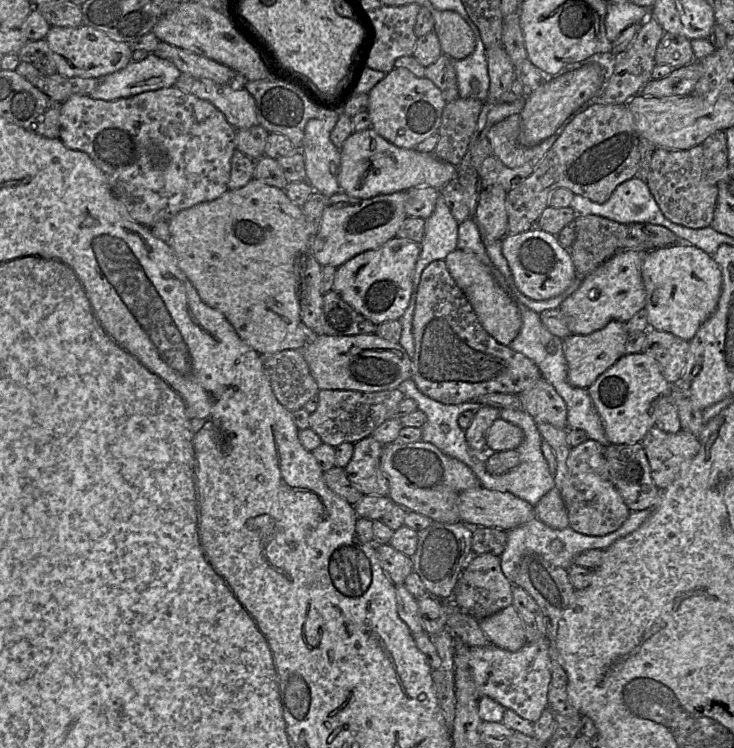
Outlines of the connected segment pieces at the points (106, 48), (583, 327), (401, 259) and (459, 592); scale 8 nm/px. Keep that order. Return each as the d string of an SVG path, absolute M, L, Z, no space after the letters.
M83 24L78 27L51 26L45 40L49 46L47 55L55 62L58 73L65 77L100 78L123 69L132 61L129 43Z
M621 250L594 271L581 277L580 286L559 306L572 335L589 335L604 328L610 321L627 323L636 313L645 309L646 291L641 267L647 252Z
M393 237L382 246L359 253L337 267L333 289L351 307L376 325L399 320L409 304L413 289L413 272L420 251L420 243Z
M473 555L458 578L452 599L462 611L480 621L512 604L513 585L501 570L500 556Z

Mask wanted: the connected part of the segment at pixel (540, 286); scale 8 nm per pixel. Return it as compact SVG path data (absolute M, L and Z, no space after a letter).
M538 227L520 234L507 234L502 239L502 253L508 262L515 286L531 300L543 301L562 294L578 276L569 250L560 245L556 235L547 233Z

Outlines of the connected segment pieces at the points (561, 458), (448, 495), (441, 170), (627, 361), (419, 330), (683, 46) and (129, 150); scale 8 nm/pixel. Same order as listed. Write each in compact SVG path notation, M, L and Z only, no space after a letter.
M537 423L537 428L542 438L552 447L557 461L555 473L555 487L559 490L567 476L567 460L571 452L571 445L568 442L568 430L559 429L549 423Z
M393 442L383 447L380 468L388 480L388 496L394 504L429 517L432 522L461 522L458 499L467 489L482 487L475 473L462 461L444 454L431 443Z
M372 128L353 132L339 151L340 191L356 198L366 199L381 194L407 191L417 186L430 186L441 190L457 177L456 166L438 159L433 153L419 152L415 148L397 147L378 135Z
M645 352L625 354L588 388L610 444L640 443L655 426L659 403L671 399L672 390L658 362Z
M444 260L432 261L422 272L413 316L413 337L415 352L411 358L411 379L421 393L446 405L466 403L490 393L520 394L542 378L531 359L500 344L483 328Z
M664 33L656 49L656 65L665 64L673 69L677 69L694 61L696 60L692 50L691 40L684 36Z
M172 86L155 91L146 91L132 97L113 101L94 99L89 95L73 94L61 104L59 139L67 148L84 151L90 156L106 178L113 195L124 205L129 216L136 222L145 226L151 226L159 221L169 221L178 212L199 203L215 200L229 189L231 159L236 150L236 129L228 123L224 114L212 103Z

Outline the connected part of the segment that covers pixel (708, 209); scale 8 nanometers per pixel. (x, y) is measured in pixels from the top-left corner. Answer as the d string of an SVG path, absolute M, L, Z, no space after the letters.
M701 145L688 150L656 148L652 155L646 184L660 210L671 222L691 229L711 226L718 188L717 185L709 184L706 179Z

